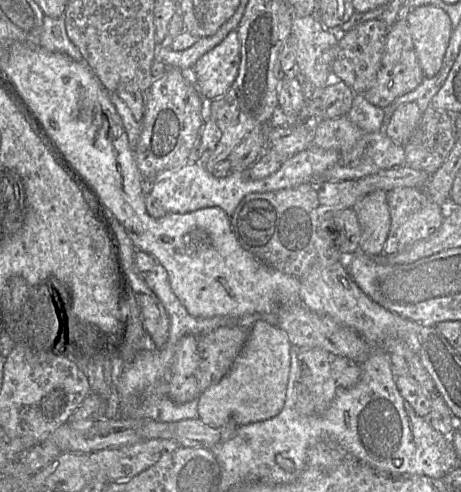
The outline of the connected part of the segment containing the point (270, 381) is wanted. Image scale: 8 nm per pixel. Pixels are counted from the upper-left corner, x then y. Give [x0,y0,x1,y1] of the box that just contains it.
[198,321,291,428]

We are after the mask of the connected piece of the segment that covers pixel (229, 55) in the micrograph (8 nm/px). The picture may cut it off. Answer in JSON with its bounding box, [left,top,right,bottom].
[192,30,240,99]

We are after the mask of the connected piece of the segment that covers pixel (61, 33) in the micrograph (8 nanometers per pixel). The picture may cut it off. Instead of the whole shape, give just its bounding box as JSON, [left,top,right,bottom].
[40,14,84,62]

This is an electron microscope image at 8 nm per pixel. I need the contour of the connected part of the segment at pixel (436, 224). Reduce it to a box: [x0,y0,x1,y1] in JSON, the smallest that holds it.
[383,187,445,254]

